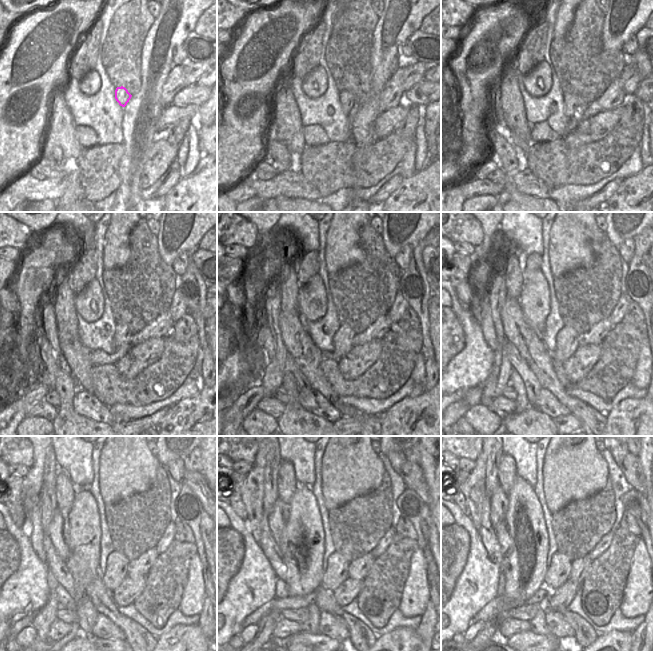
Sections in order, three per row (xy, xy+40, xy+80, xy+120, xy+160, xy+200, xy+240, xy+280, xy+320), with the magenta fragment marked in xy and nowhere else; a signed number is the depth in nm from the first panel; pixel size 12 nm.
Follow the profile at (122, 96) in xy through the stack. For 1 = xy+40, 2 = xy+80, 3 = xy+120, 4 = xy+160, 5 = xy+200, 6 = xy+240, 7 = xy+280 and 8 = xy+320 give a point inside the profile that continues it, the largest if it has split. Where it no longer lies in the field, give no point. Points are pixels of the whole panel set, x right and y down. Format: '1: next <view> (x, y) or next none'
1: next xy+40 (347, 99)
2: next xy+80 (572, 108)
3: next xy+120 (122, 335)
4: next xy+160 (342, 339)
5: next xy+200 (567, 338)
6: next xy+240 (117, 563)
7: next xy+280 (336, 573)
8: next xy+320 (558, 573)

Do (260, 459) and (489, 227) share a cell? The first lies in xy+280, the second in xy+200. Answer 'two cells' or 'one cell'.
one cell

